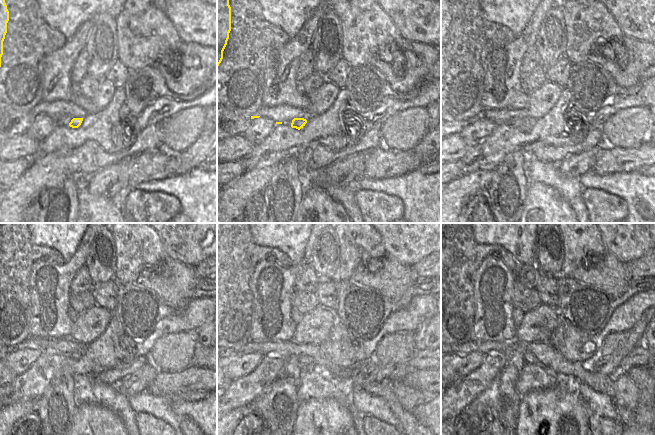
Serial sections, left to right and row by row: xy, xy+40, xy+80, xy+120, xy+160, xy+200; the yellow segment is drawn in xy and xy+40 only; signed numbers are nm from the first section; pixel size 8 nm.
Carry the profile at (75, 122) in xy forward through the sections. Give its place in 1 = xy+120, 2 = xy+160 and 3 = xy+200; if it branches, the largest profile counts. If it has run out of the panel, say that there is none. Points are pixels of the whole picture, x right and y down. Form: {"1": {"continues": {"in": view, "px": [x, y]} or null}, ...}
{"1": {"continues": {"in": "xy+120", "px": [45, 345]}}, "2": {"continues": {"in": "xy+160", "px": [289, 348]}}, "3": {"continues": {"in": "xy+200", "px": [483, 347]}}}

